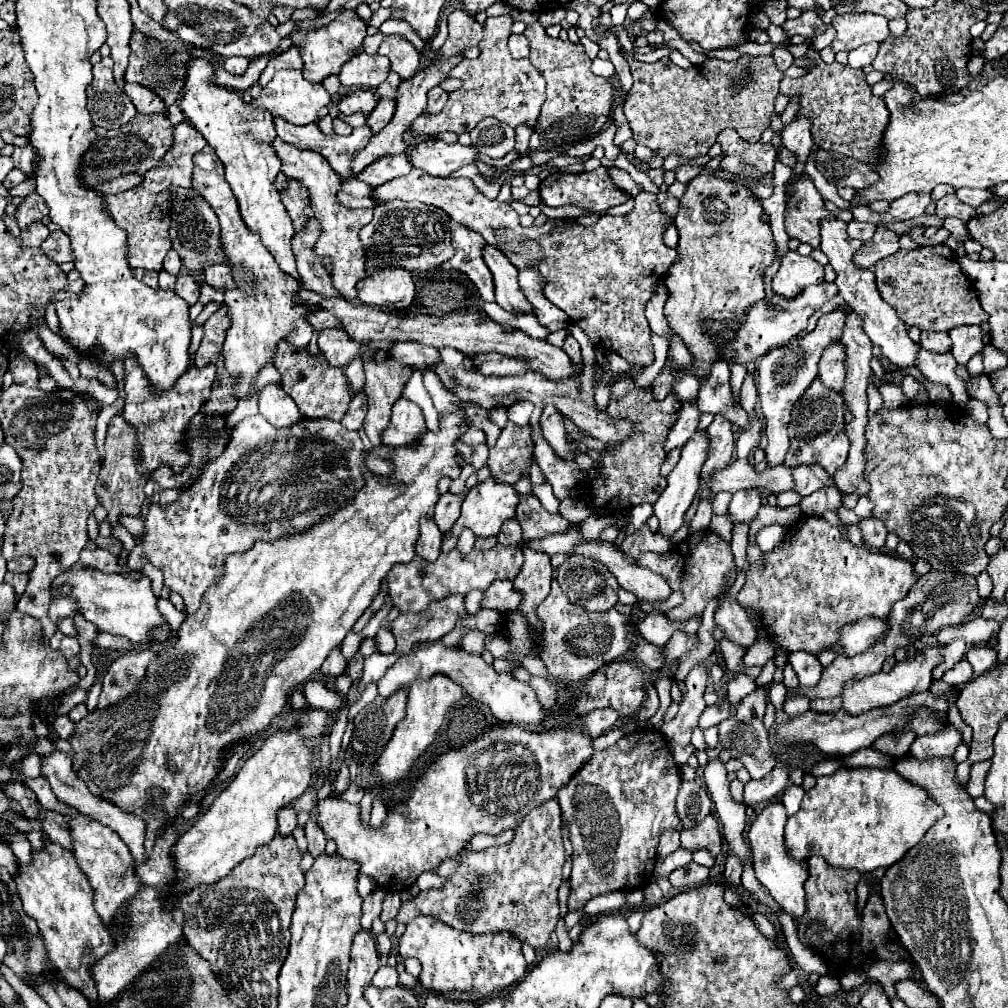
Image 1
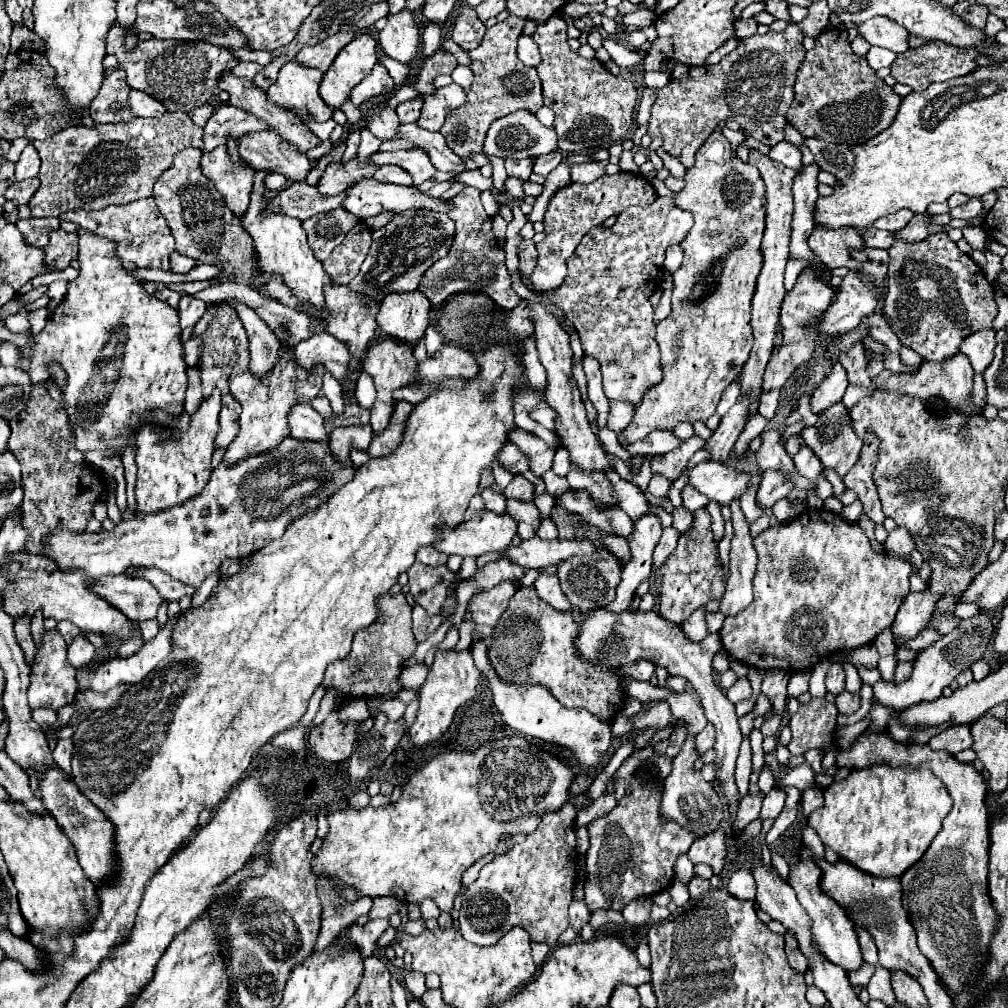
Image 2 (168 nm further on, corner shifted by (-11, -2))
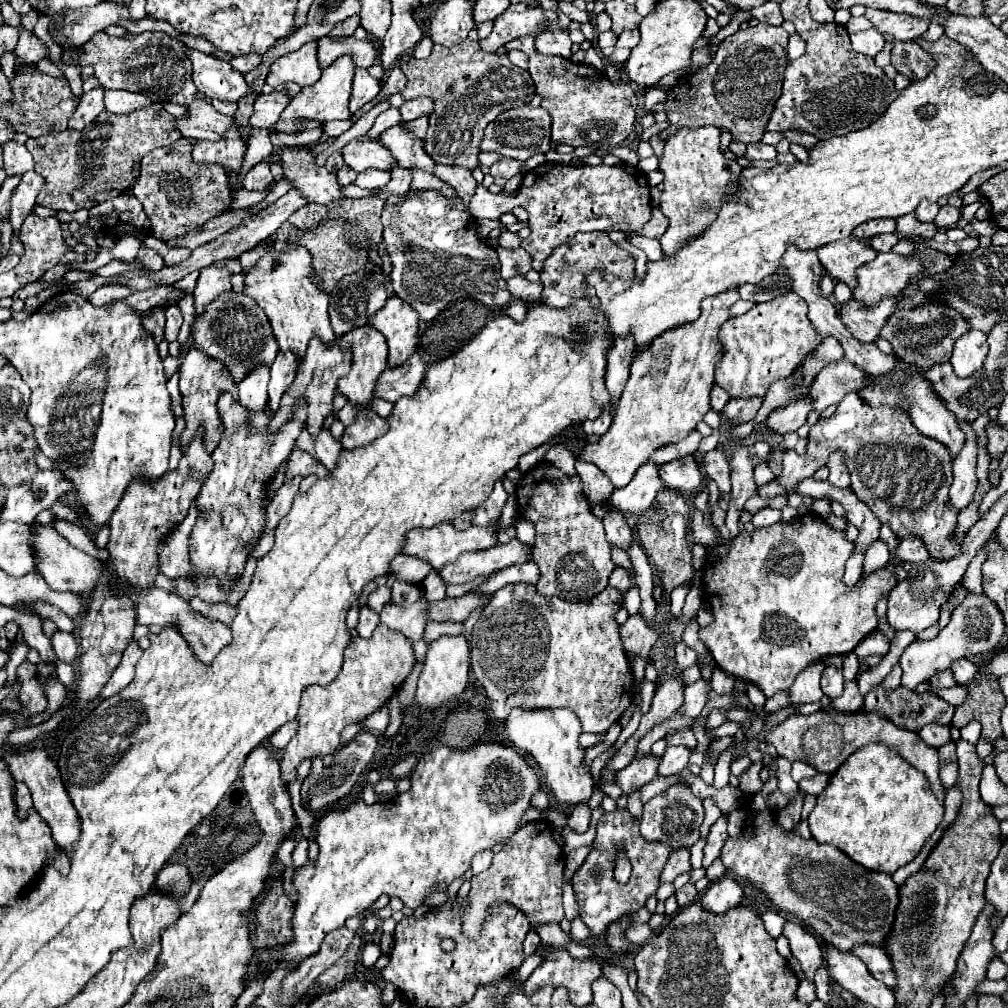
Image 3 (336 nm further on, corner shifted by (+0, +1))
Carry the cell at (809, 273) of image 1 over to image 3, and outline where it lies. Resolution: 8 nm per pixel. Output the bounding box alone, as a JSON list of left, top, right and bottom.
[716,291,820,399]

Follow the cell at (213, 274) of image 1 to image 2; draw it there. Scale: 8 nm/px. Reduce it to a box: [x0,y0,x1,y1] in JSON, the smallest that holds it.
[227,300,281,378]

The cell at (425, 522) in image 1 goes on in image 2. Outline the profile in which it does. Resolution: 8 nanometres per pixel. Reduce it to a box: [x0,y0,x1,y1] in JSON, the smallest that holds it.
[417,546,447,566]

